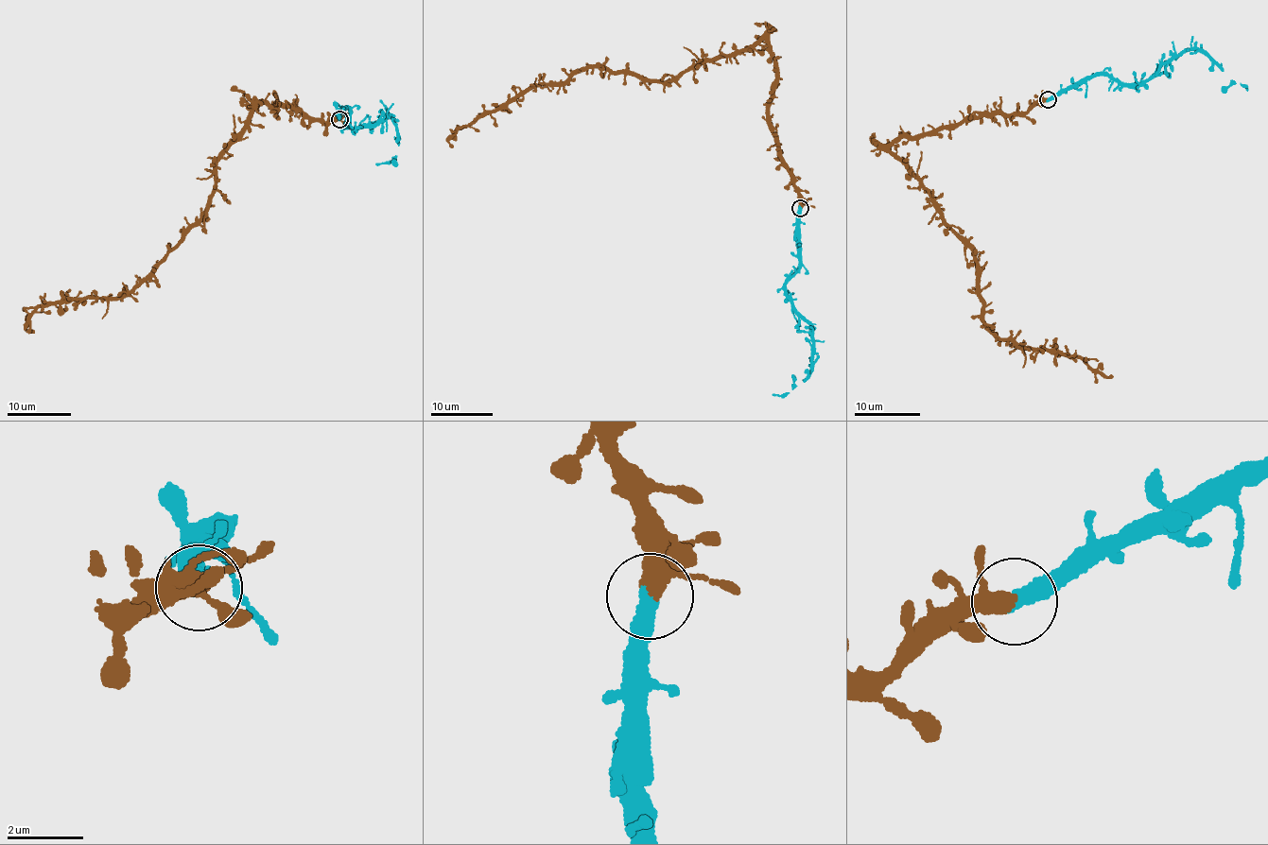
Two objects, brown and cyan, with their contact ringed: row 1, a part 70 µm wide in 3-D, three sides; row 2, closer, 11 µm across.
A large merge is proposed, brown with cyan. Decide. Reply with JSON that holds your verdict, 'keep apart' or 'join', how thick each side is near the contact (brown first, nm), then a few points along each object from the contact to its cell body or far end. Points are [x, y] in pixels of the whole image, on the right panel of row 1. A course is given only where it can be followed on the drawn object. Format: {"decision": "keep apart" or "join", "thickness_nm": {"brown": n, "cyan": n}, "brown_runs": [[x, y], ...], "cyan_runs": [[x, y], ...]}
{"decision": "join", "thickness_nm": {"brown": 360, "cyan": 420}, "brown_runs": [[1048, 100], [1026, 113], [900, 138], [895, 152], [973, 251], [989, 328], [1021, 349], [1080, 359], [1112, 377]], "cyan_runs": [[1048, 100], [1095, 76], [1110, 75], [1124, 84], [1140, 83], [1156, 76], [1162, 62], [1199, 49], [1246, 90]]}

